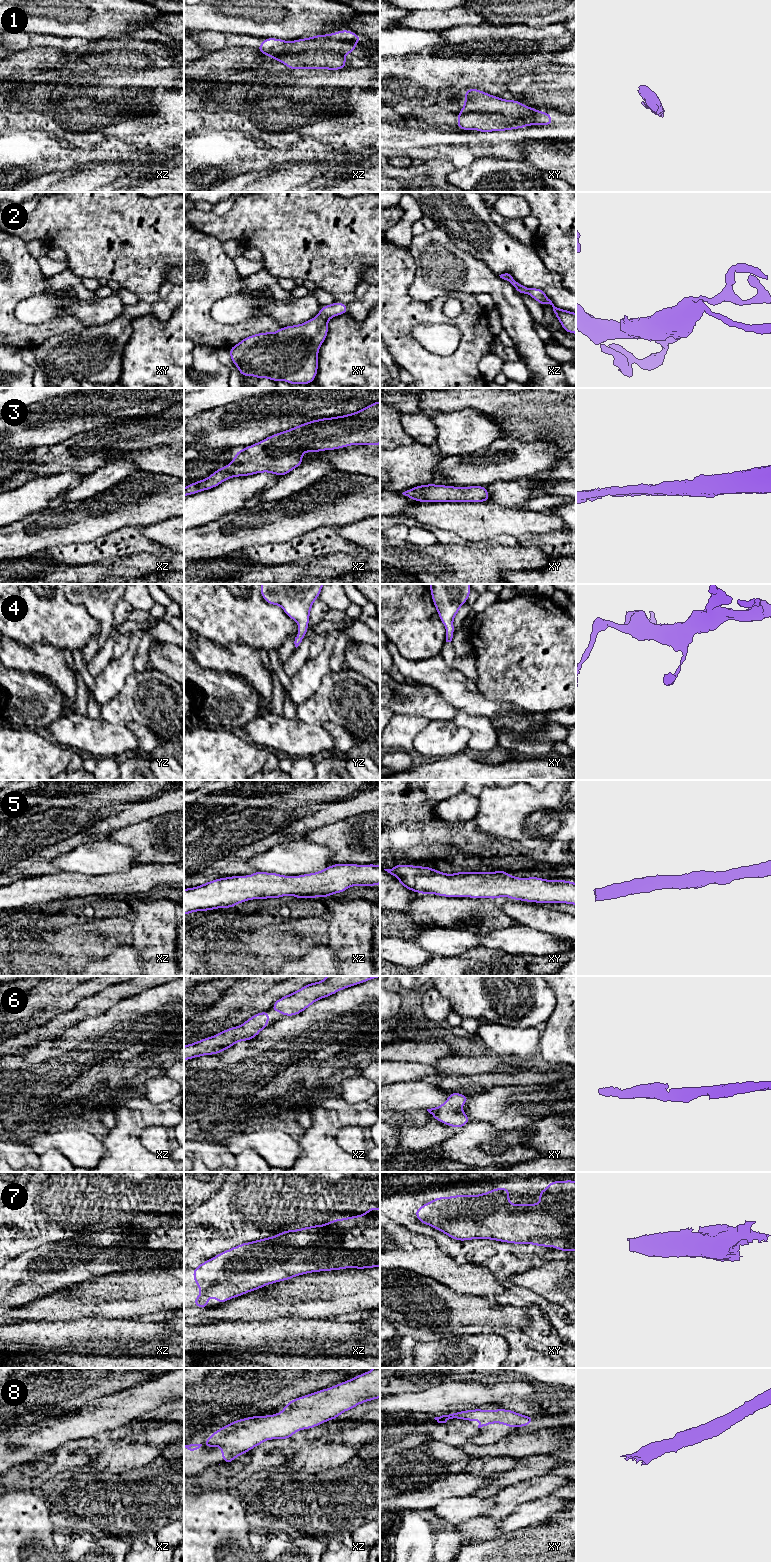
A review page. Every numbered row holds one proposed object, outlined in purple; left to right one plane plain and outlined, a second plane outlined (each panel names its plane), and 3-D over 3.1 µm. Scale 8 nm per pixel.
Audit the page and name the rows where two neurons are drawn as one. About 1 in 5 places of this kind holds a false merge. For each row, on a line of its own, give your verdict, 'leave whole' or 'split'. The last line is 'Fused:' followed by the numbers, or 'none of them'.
1: split
2: leave whole
3: leave whole
4: leave whole
5: leave whole
6: leave whole
7: leave whole
8: leave whole
Fused: 1

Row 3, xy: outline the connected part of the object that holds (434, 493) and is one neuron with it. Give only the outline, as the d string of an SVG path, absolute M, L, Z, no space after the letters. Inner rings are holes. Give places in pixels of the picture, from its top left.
M420 485L402 493L417 502L486 502L490 496L486 486L455 487L446 485Z

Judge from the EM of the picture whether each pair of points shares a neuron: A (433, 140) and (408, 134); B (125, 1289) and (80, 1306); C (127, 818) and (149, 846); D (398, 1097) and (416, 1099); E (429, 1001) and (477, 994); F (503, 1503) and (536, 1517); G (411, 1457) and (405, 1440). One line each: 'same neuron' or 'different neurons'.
A: same neuron
B: same neuron
C: different neurons
D: same neuron
E: different neurons
F: different neurons
G: different neurons

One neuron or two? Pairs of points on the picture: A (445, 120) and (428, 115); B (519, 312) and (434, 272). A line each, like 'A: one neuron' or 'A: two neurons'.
A: one neuron
B: one neuron

